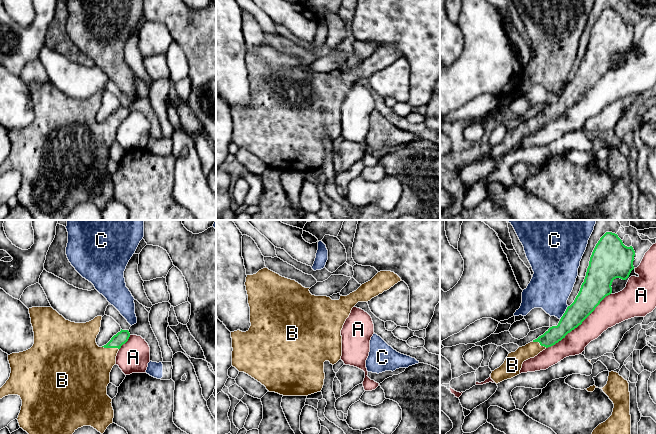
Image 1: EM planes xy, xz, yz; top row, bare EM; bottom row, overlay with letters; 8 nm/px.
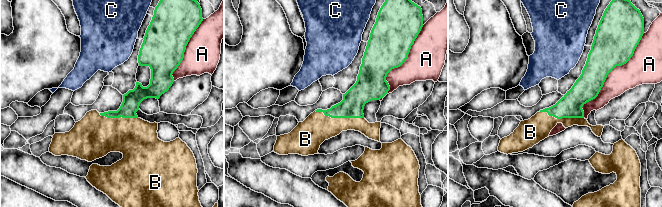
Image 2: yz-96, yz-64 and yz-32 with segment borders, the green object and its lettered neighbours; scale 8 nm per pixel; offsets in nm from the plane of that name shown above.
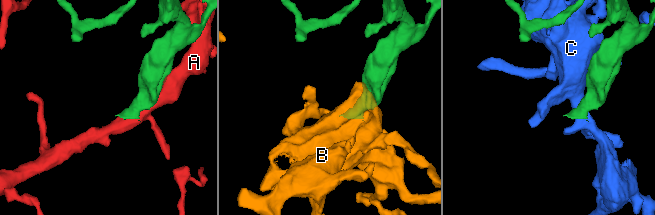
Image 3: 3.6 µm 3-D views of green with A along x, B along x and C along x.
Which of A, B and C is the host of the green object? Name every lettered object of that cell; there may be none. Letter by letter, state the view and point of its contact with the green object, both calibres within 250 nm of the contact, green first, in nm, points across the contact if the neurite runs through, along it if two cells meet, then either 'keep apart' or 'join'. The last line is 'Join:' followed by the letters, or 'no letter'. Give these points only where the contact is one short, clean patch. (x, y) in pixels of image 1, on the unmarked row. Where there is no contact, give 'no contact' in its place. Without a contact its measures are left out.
A: contact yz (579, 100); calibres 190 and 220 nm; keep apart
B: contact xy (110, 123); calibres 100 and 400 nm; join
C: contact yz (564, 89); calibres 190 and 340 nm; keep apart
Join: B

